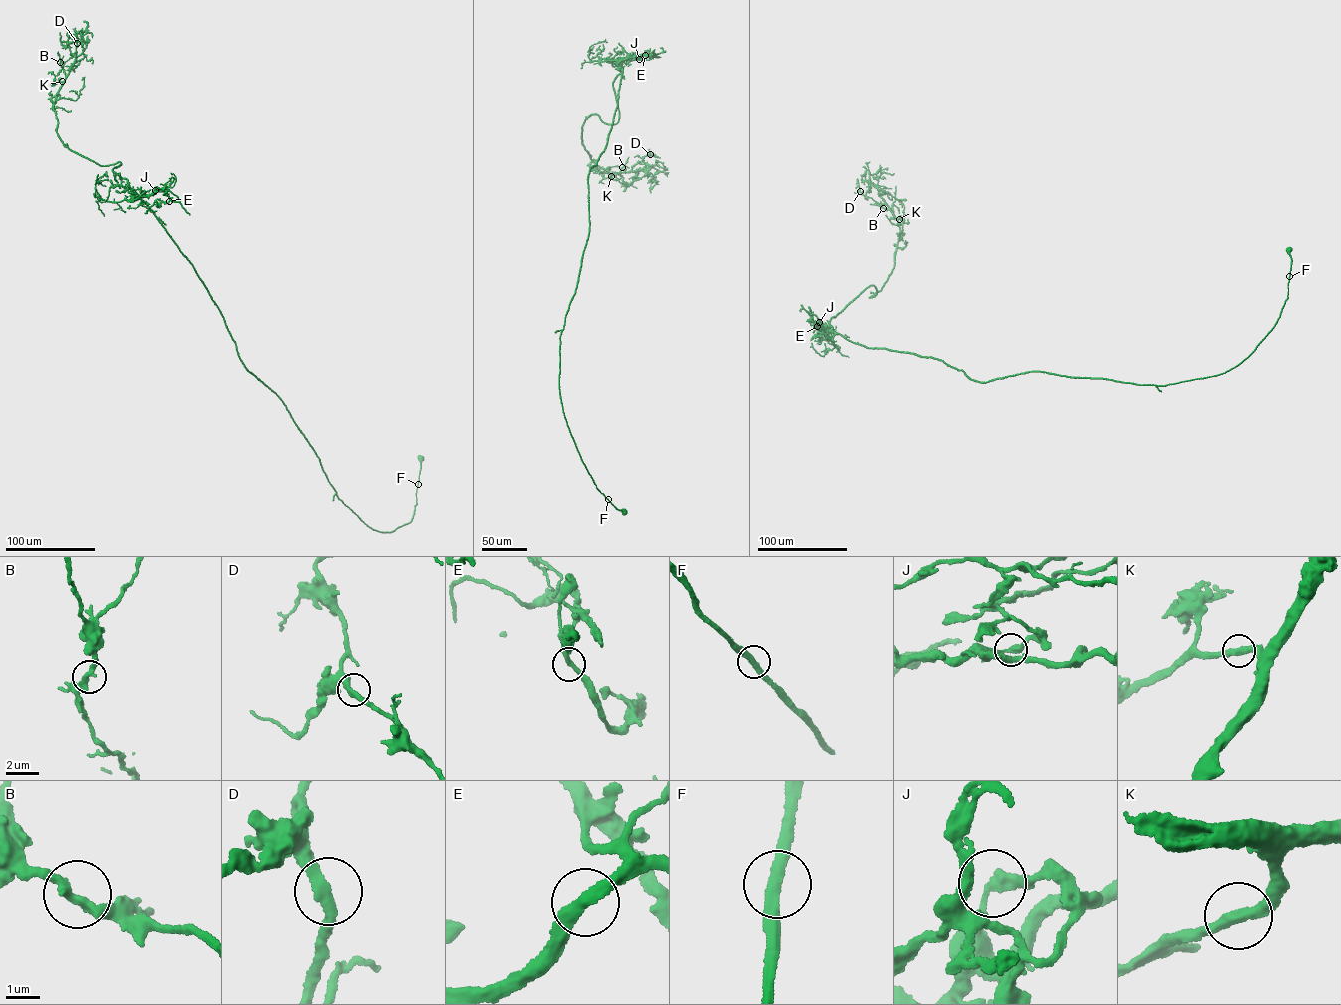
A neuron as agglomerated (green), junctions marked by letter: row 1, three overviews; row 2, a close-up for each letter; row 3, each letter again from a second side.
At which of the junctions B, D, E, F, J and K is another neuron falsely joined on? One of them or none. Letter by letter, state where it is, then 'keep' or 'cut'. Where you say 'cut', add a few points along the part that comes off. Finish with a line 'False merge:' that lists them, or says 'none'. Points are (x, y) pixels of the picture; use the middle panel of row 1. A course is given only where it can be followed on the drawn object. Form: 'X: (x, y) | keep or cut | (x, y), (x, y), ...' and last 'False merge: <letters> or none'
B: (622, 167) | keep
D: (650, 154) | keep
E: (645, 55) | keep
F: (608, 499) | keep
J: (639, 59) | cut | (639, 59), (642, 55), (654, 53), (638, 57), (633, 53)
K: (611, 176) | keep
False merge: J

